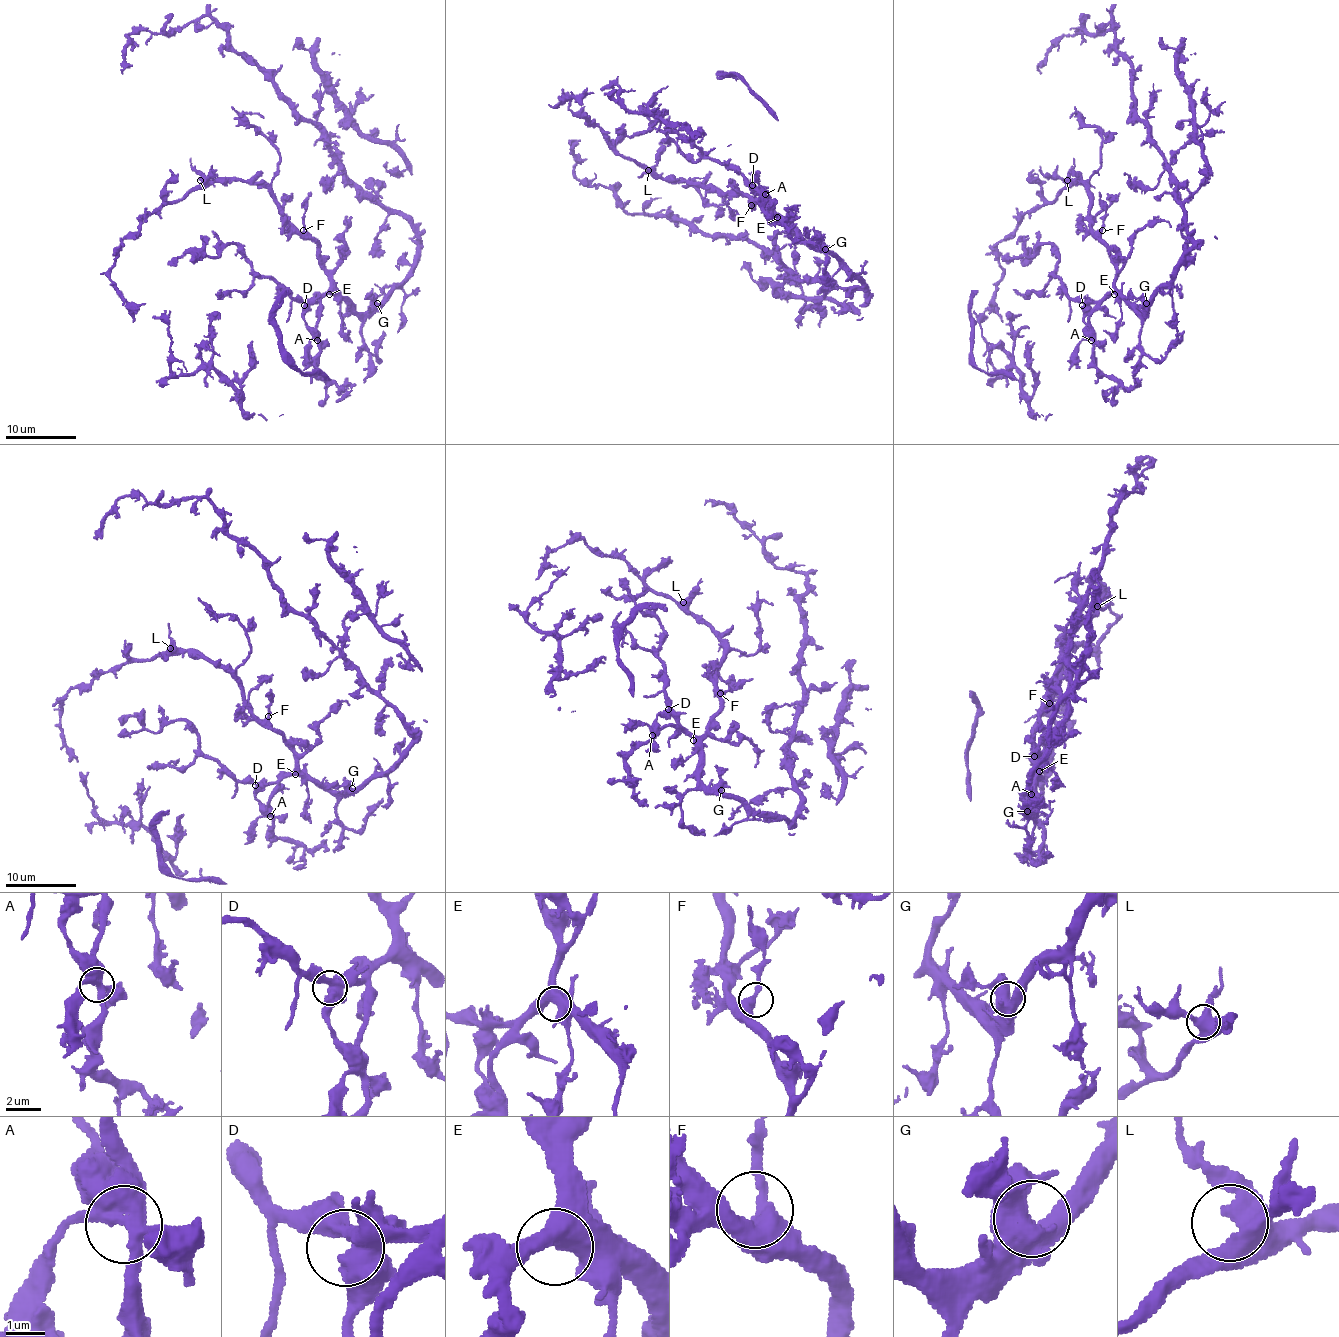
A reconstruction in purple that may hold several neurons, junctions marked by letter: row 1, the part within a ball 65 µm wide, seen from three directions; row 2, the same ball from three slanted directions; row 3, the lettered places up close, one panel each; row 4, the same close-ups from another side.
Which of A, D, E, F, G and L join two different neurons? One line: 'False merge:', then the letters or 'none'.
False merge: none

